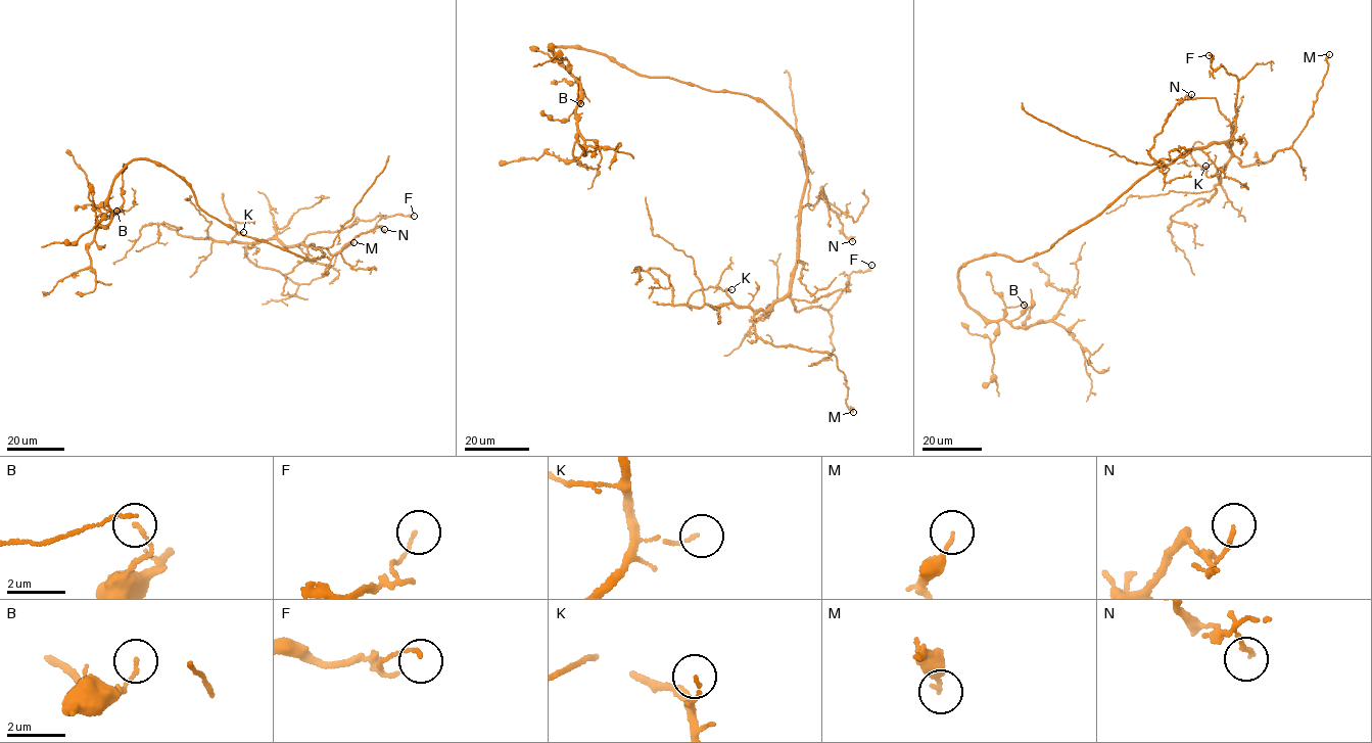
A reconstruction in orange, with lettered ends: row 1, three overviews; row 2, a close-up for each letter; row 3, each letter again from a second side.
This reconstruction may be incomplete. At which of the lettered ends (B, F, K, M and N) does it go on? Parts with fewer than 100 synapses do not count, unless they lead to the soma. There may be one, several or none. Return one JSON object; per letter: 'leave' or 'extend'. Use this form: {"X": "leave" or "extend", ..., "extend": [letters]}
{"B": "leave", "F": "leave", "K": "leave", "M": "leave", "N": "leave", "extend": []}

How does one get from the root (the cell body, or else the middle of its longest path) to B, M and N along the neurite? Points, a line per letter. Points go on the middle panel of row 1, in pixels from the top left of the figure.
B: (765, 102), (667, 77), (646, 77), (588, 49), (549, 47), (557, 62), (576, 81), (580, 103)
M: (765, 102), (798, 134), (807, 178), (789, 293), (750, 321), (759, 337), (773, 345), (835, 355), (853, 412)
N: (765, 102), (798, 134), (807, 172), (802, 206), (815, 203), (822, 188), (844, 233), (852, 241)

